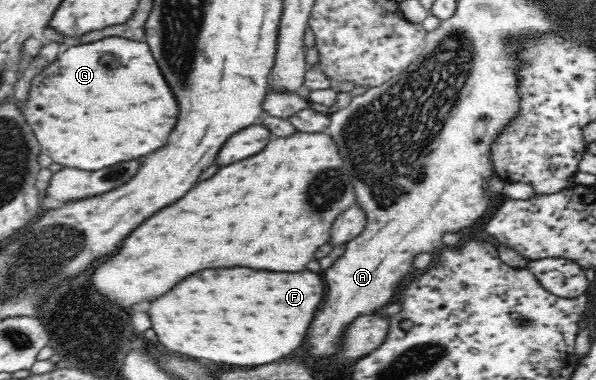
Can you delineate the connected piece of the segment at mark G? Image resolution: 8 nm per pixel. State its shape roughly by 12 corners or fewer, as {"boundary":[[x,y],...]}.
{"boundary":[[148,44],[61,45],[22,113],[56,164],[166,144],[178,104]]}

